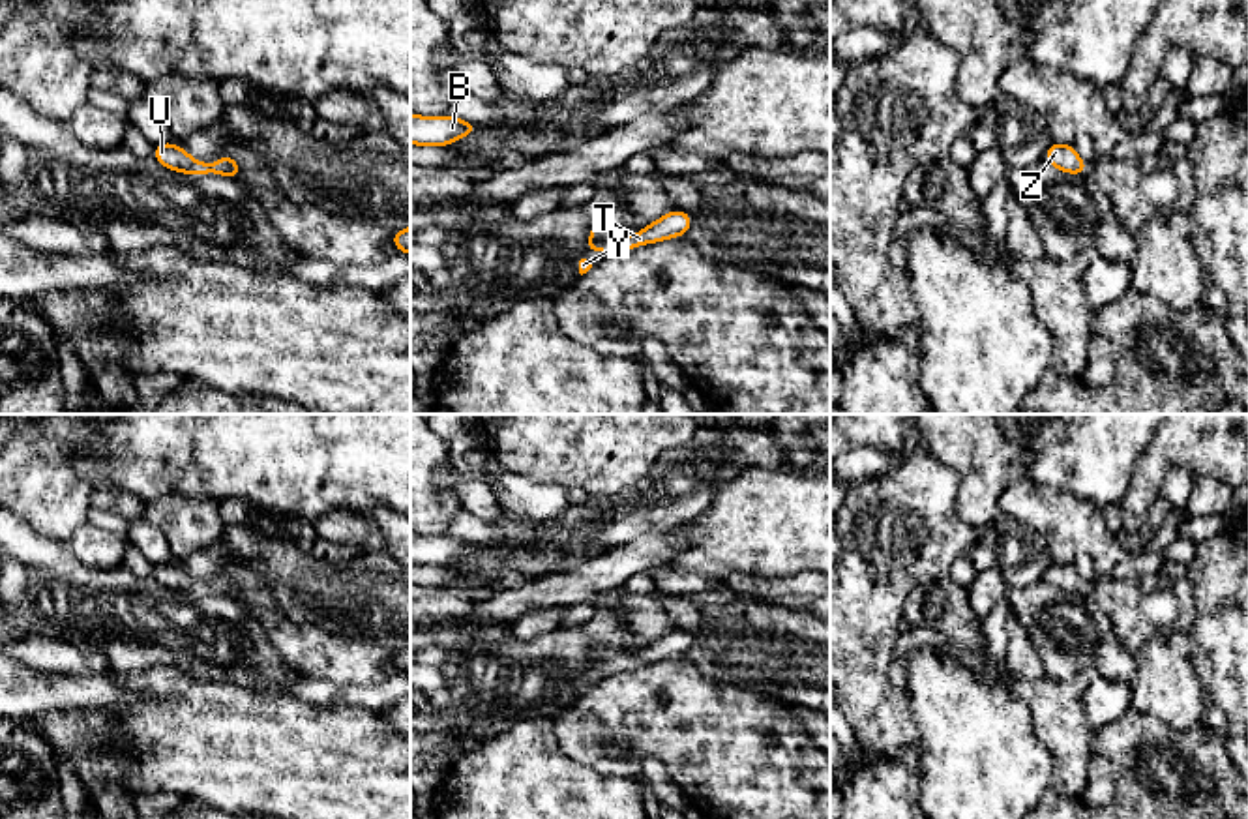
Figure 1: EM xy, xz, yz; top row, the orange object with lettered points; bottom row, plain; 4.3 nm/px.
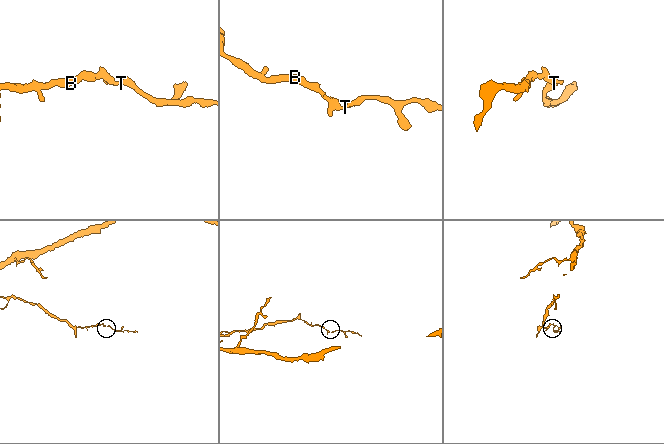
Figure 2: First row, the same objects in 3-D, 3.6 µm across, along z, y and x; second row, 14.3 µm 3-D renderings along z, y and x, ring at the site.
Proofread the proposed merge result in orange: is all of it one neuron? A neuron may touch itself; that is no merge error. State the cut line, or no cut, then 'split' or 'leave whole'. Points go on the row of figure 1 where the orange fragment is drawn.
cut none; leave whole

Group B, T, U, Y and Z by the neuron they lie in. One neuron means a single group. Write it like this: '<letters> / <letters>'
B T U Y Z

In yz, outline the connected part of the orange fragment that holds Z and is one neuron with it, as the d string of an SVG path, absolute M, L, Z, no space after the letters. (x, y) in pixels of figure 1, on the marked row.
M1051 142L1044 154L1044 161L1061 169L1066 174L1087 174L1089 165L1081 161L1072 144Z

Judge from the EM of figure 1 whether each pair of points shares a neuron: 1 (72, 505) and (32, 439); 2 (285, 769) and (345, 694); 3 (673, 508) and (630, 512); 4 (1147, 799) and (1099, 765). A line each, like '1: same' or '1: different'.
1: same
2: different
3: same
4: different

